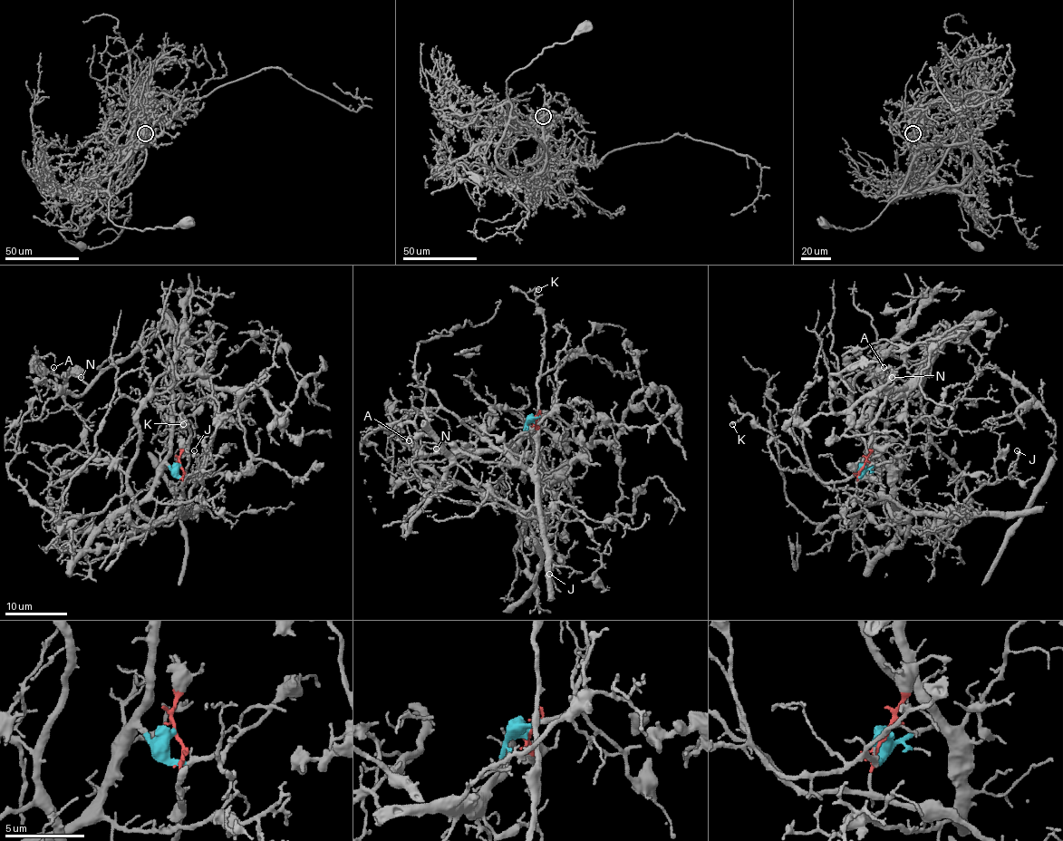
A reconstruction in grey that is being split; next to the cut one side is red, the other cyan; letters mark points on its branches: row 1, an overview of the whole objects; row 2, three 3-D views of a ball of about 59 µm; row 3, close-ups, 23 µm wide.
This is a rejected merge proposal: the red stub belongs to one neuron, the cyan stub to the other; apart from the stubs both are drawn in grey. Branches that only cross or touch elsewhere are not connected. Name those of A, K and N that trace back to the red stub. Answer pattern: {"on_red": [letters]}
{"on_red": ["K"]}

